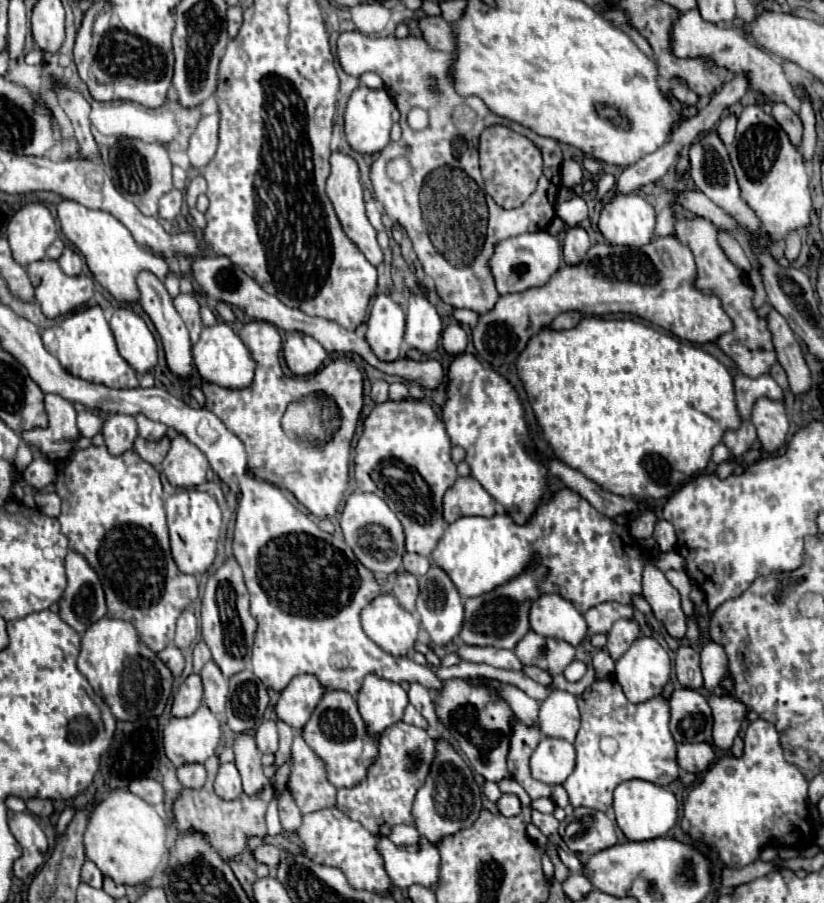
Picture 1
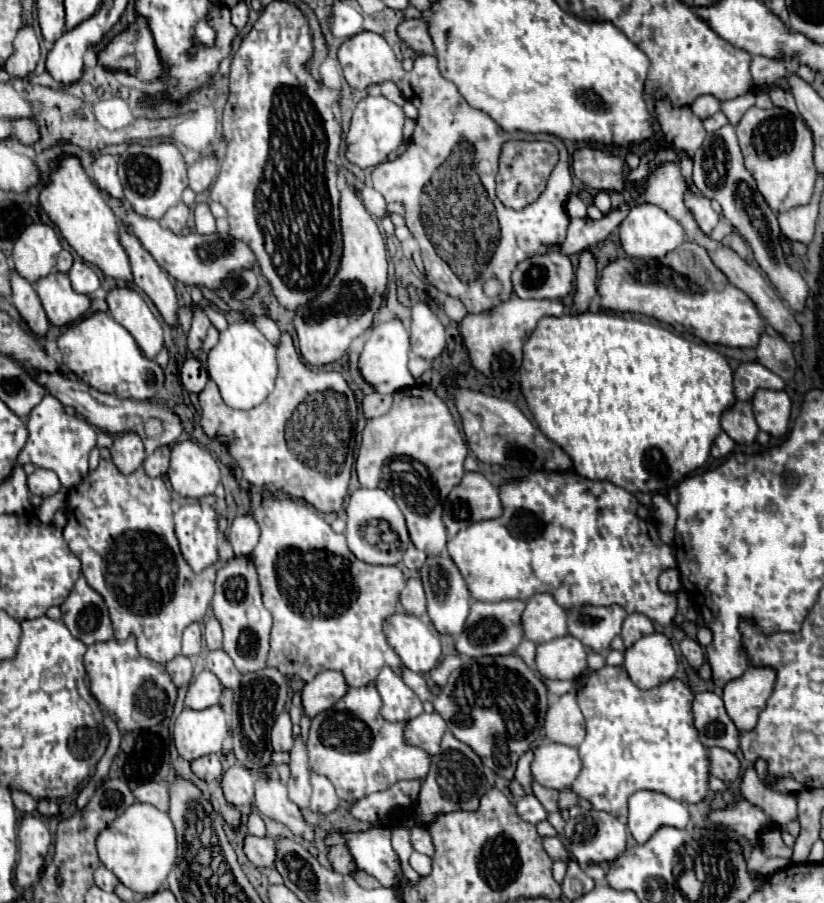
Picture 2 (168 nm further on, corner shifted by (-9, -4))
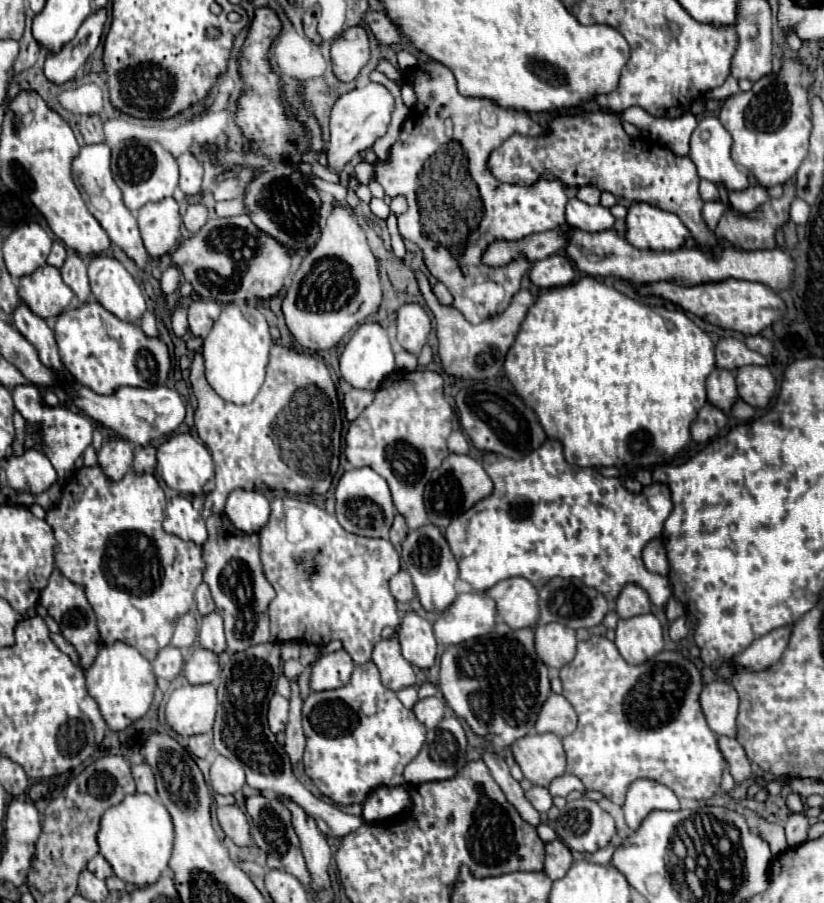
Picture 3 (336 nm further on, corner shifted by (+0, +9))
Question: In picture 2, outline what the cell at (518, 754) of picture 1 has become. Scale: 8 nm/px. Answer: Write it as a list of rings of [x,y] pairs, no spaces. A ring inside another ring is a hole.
[[[534,782],[534,796],[542,802],[542,806],[544,806],[548,812],[556,812],[556,810],[558,810],[558,792],[556,792],[556,790],[544,788],[544,786],[540,786],[538,782]]]

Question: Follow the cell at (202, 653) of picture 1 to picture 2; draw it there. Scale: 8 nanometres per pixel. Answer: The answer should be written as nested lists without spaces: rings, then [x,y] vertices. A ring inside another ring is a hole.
[[[214,616],[206,622],[204,636],[206,636],[206,646],[208,646],[210,650],[222,646],[222,626],[220,626],[220,622],[218,622]]]

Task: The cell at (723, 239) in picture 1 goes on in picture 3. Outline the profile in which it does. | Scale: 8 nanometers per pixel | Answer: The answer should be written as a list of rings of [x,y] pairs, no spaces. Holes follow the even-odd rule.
[[[791,179],[789,183],[785,183],[785,193],[781,199],[769,199],[767,203],[763,203],[757,211],[749,213],[749,215],[735,215],[733,211],[725,211],[717,229],[715,229],[715,235],[723,241],[727,241],[729,245],[733,247],[739,247],[739,249],[747,249],[747,251],[757,251],[757,249],[773,249],[777,247],[775,245],[775,231],[785,223],[789,221],[789,205],[795,197],[795,179]]]

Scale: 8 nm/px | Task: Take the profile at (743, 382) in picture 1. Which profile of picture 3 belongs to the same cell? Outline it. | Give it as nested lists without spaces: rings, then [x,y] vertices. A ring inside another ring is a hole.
[[[733,337],[721,339],[717,343],[715,357],[717,357],[717,367],[727,369],[727,371],[747,367],[747,365],[767,365],[767,359],[761,353],[747,349],[743,341],[733,339]]]

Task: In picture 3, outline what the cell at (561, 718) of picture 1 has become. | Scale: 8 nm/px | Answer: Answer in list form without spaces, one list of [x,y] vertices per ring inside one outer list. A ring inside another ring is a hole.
[[[551,693],[537,717],[535,723],[537,733],[555,733],[559,737],[565,737],[573,733],[575,727],[577,727],[577,713],[573,711],[571,703],[563,695]]]

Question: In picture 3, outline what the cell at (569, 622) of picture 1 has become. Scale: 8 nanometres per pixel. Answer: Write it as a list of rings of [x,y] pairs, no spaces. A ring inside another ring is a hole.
[[[511,577],[487,591],[495,603],[499,617],[511,629],[533,629],[539,623],[539,591],[525,577]]]

